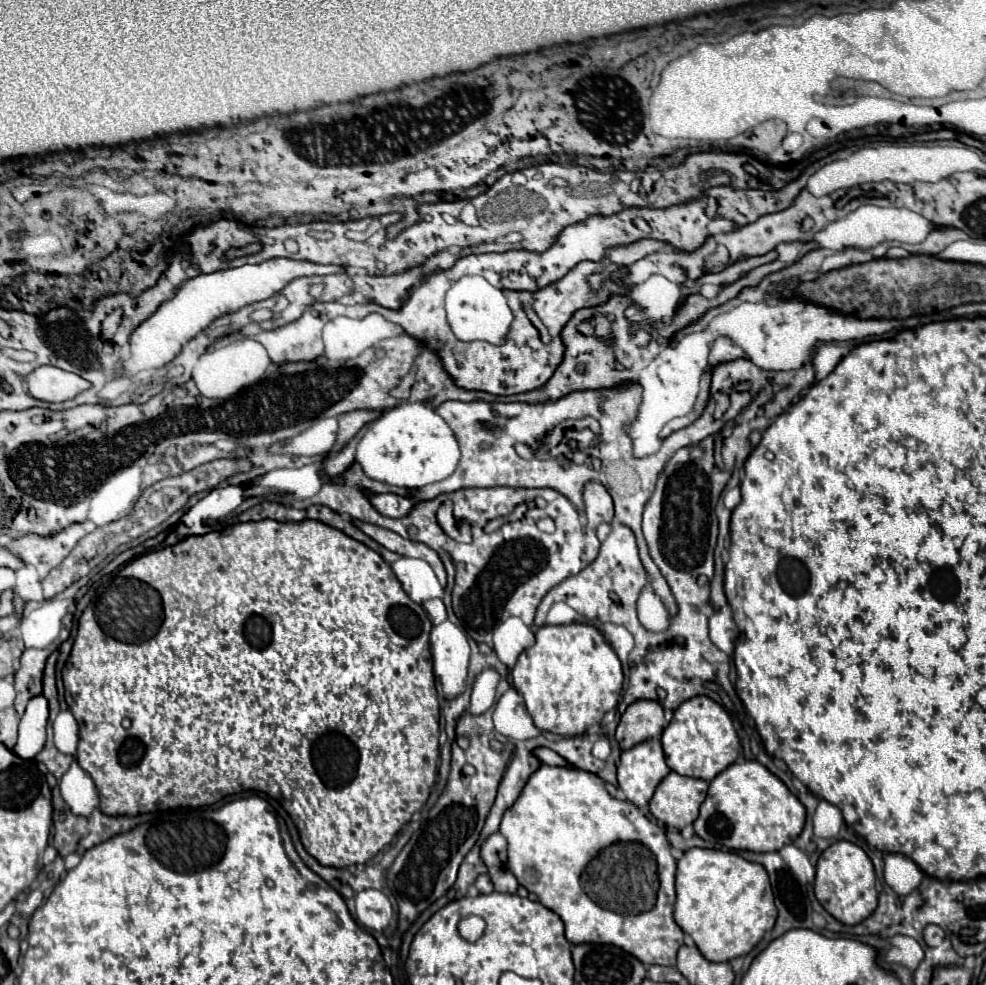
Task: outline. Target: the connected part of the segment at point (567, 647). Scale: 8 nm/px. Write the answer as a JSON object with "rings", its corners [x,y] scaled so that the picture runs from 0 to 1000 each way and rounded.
{"rings":[[[598,632],[552,635],[552,637],[548,637],[548,639],[544,641],[544,653],[542,653],[538,659],[533,659],[533,661],[529,661],[529,663],[527,663],[527,667],[525,667],[525,671],[523,671],[521,679],[519,679],[519,693],[521,693],[521,699],[531,708],[533,720],[535,720],[535,724],[538,724],[538,728],[540,728],[542,736],[544,736],[548,742],[558,742],[558,744],[566,744],[566,746],[576,746],[576,748],[580,748],[580,746],[590,746],[598,736],[609,734],[609,732],[611,732],[611,728],[613,728],[619,720],[625,720],[627,710],[629,710],[629,704],[631,704],[633,683],[631,683],[631,673],[629,673],[627,665],[623,663],[621,655],[615,651],[613,643],[611,643],[606,637],[602,637],[602,635],[598,635]]]}

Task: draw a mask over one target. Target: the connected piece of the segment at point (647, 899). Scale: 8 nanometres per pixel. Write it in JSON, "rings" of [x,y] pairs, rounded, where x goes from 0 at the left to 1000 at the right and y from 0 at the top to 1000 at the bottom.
{"rings":[[[550,777],[535,791],[523,815],[511,825],[507,846],[515,854],[515,882],[523,888],[529,901],[546,909],[550,919],[570,931],[574,939],[574,953],[578,957],[625,959],[647,972],[655,982],[686,980],[686,968],[688,961],[694,959],[694,947],[682,933],[686,915],[686,872],[680,868],[680,856],[673,844],[653,829],[645,817],[621,811],[606,787],[590,781]]]}

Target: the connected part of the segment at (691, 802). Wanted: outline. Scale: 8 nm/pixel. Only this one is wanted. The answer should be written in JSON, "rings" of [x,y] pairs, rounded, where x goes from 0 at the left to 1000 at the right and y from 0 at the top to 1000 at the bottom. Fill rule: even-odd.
{"rings":[[[682,783],[671,791],[663,809],[659,811],[659,825],[665,834],[690,844],[706,834],[708,821],[716,811],[716,803],[716,793],[692,789]]]}

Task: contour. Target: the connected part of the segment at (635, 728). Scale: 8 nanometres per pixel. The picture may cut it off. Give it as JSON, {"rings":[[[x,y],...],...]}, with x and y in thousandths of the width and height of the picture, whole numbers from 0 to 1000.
{"rings":[[[645,712],[641,714],[625,740],[625,752],[631,762],[641,760],[647,754],[653,754],[657,750],[667,748],[675,738],[673,722],[667,712]]]}

